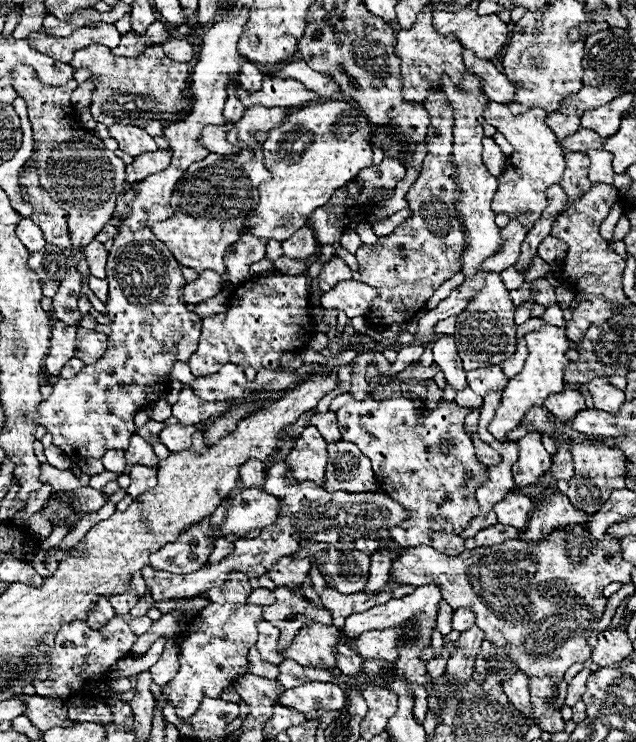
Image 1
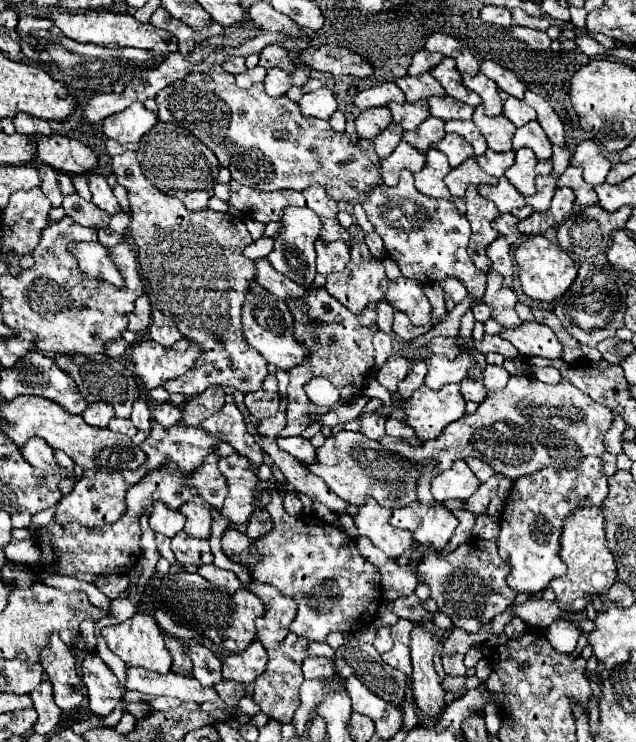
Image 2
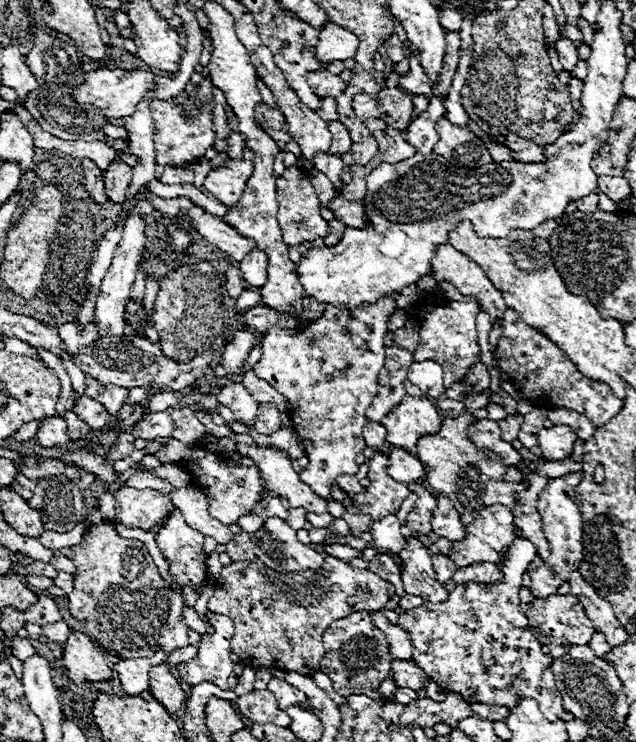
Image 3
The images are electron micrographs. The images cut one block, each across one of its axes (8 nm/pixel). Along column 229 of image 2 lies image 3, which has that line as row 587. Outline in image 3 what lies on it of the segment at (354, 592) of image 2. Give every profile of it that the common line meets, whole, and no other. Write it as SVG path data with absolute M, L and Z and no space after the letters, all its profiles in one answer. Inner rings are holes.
M570 472L570 474L560 476L560 478L552 478L552 480L548 480L548 486L540 494L538 512L542 516L544 532L548 532L548 542L550 542L550 552L552 554L546 562L536 558L528 566L528 574L532 578L530 592L536 598L550 596L550 588L556 590L560 584L568 582L570 572L582 560L582 514L578 510L578 504L574 502L574 488L568 488L568 486L578 486L582 478L584 478L582 472Z

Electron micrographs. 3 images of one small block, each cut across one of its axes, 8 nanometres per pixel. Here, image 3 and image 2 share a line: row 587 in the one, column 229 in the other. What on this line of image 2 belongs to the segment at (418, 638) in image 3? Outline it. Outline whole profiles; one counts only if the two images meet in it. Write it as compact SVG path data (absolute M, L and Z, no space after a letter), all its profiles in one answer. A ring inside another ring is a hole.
M238 454L222 458L218 468L228 480L228 498L224 500L220 514L232 524L246 524L254 512L252 502L258 478L248 470L248 460Z

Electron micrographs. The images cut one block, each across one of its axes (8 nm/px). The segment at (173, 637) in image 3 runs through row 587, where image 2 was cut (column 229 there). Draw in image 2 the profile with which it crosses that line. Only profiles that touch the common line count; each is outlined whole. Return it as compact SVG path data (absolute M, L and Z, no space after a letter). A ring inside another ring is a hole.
M218 64L206 72L194 72L176 84L168 84L156 94L158 120L176 122L188 132L192 132L200 142L204 142L220 160L220 166L232 172L232 178L244 186L254 186L262 192L292 188L304 190L312 184L322 184L332 200L360 200L360 192L382 182L382 168L372 162L372 150L364 148L362 140L352 140L344 132L336 132L326 120L304 116L298 102L284 96L270 96L264 84L252 84L248 90L236 86L234 76L224 72Z

